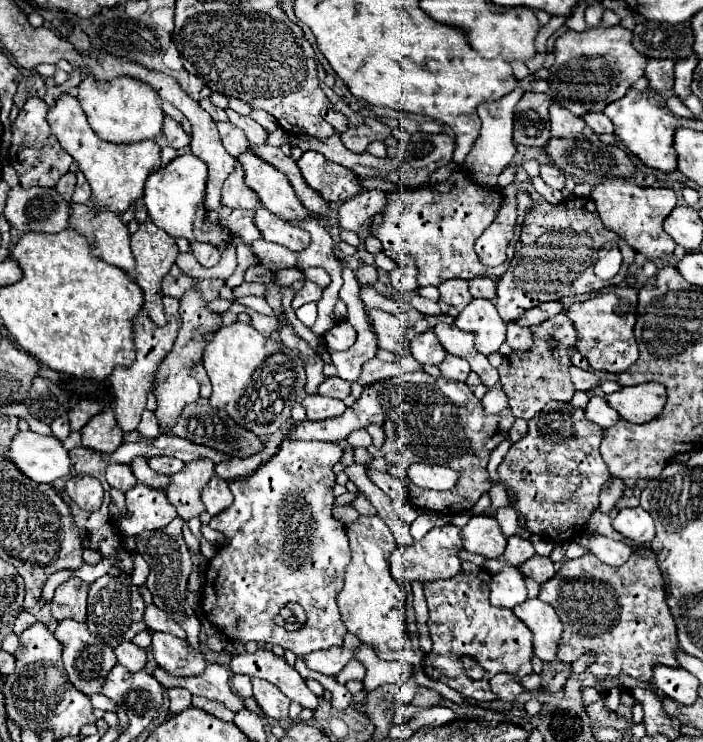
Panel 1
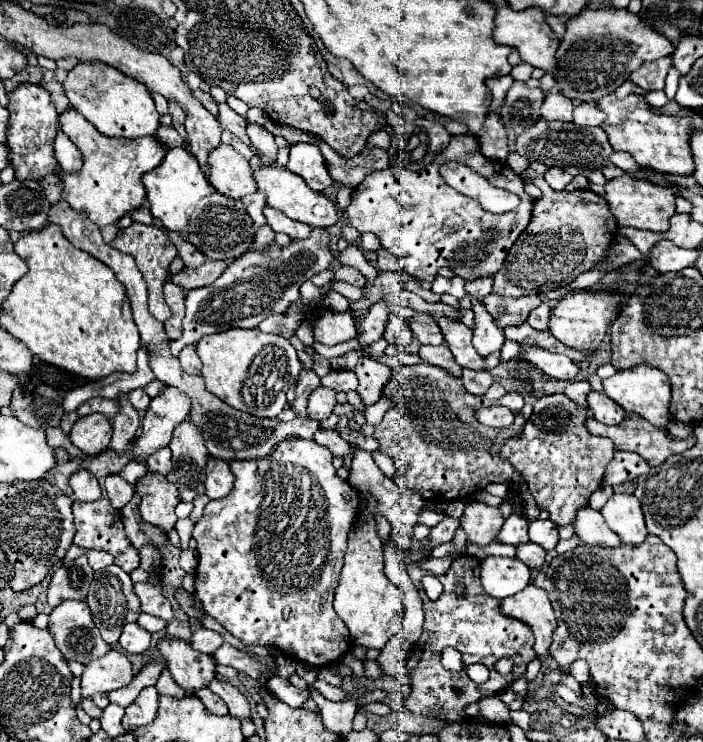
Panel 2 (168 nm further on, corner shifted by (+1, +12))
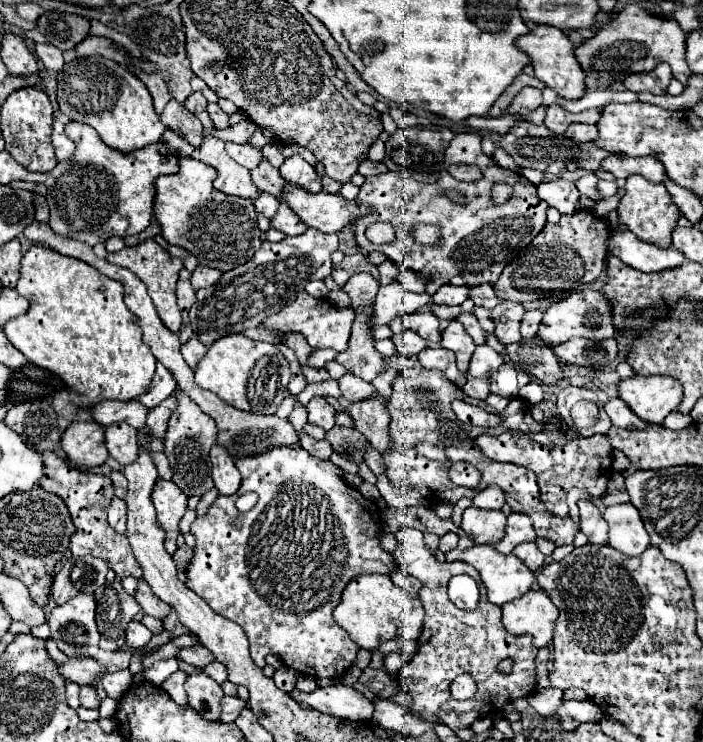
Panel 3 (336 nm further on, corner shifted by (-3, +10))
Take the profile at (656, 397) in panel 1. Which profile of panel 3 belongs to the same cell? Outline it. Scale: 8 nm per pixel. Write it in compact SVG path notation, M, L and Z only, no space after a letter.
M635 376L619 382L619 398L625 400L639 418L659 424L679 406L683 386L669 376Z

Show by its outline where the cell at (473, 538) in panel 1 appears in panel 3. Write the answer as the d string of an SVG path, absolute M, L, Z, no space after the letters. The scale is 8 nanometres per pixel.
M469 506L463 512L461 530L475 544L497 544L505 534L507 516L501 510L481 510L477 506Z

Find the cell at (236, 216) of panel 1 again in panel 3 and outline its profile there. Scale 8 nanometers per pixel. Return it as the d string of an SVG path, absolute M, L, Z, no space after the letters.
M259 194L259 198L253 204L255 204L257 212L263 214L263 216L267 216L269 220L277 214L277 208L279 208L279 200L273 198L271 194Z

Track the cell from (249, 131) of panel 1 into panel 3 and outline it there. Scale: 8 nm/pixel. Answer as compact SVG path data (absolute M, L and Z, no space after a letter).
M261 160L261 164L255 170L251 170L251 178L259 192L267 192L273 194L275 198L281 198L285 190L285 180L281 178L279 170L273 168L267 160Z

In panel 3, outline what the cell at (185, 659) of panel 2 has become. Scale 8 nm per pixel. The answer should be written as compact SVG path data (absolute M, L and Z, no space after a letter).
M199 672L199 674L191 674L187 678L185 690L189 696L191 708L195 708L205 720L219 722L223 690L217 682L213 682L205 672Z

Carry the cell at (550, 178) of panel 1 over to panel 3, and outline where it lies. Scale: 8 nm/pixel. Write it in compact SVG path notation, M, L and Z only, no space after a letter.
M557 178L551 182L543 182L537 186L539 198L545 200L551 208L559 210L559 214L575 214L581 210L579 206L579 190L575 182Z

